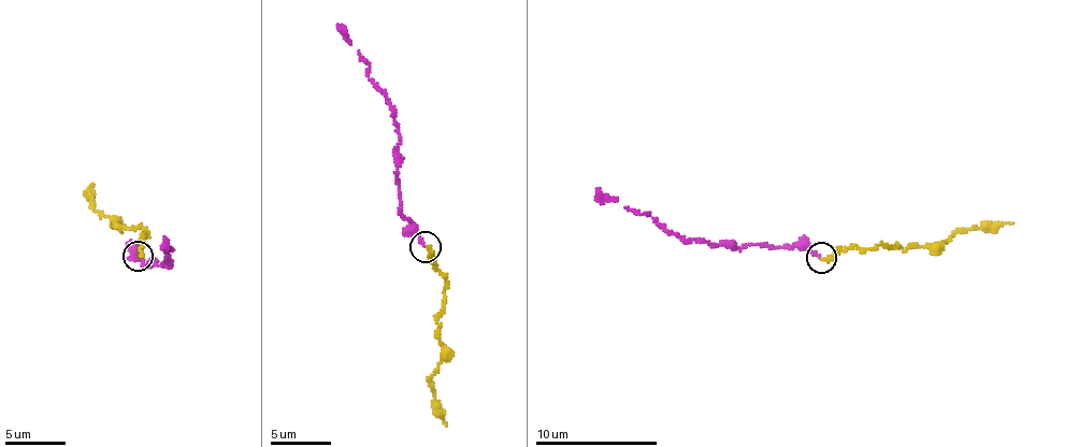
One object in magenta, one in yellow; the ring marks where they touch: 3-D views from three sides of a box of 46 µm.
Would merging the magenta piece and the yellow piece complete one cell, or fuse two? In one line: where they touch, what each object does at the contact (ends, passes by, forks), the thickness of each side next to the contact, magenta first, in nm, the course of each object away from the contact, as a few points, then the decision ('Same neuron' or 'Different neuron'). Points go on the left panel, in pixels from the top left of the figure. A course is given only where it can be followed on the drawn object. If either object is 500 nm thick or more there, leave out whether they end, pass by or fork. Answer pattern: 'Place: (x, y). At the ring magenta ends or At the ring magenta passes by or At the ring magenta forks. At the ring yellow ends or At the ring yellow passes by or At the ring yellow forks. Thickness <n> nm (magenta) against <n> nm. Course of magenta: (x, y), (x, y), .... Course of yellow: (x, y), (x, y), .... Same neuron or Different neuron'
Place: (138, 256). At the ring magenta ends. At the ring yellow ends. Thickness 170 nm (magenta) against 200 nm. Course of magenta: (137, 257), (137, 250), (130, 258), (140, 258), (147, 268), (172, 265), (166, 250), (173, 249), (166, 238). Course of yellow: (140, 256), (142, 238), (147, 232), (139, 225), (119, 230), (90, 205), (85, 196), (92, 184). Same neuron

